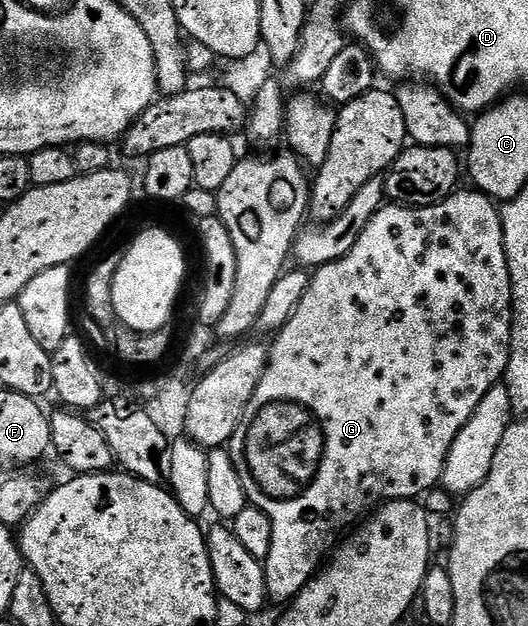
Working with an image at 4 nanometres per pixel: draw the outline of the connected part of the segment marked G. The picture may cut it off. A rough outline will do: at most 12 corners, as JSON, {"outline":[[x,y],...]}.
{"outline":[[496,201],[384,203],[231,435],[294,600],[507,375]]}

